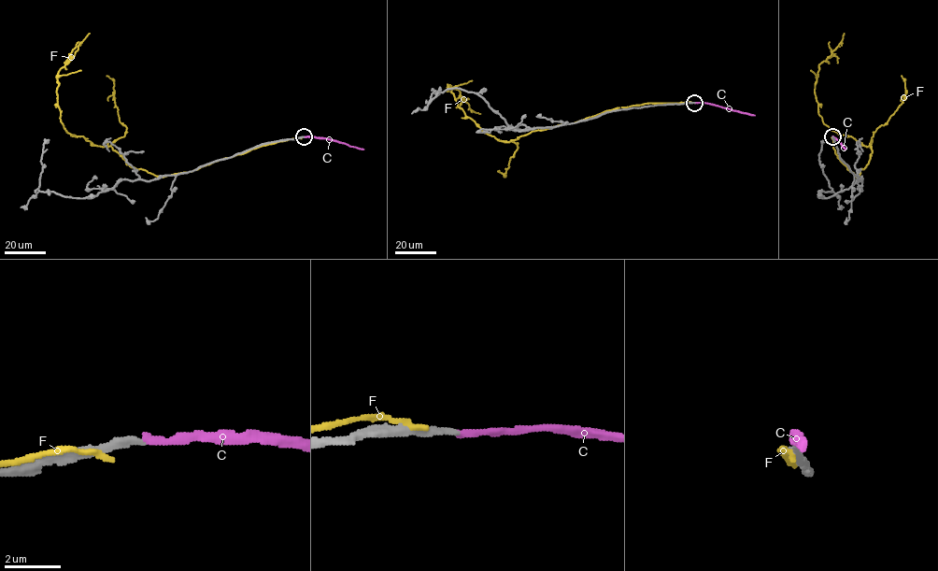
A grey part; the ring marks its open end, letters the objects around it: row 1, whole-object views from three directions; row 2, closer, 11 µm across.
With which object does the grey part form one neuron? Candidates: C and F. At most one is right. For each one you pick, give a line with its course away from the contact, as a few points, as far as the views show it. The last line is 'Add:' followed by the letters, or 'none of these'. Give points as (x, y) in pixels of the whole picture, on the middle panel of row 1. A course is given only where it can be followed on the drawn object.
C: course (694, 103), (714, 104), (755, 115)
Add: C

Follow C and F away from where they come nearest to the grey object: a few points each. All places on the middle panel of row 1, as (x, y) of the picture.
C: (694, 103), (714, 104), (755, 115)
F: (690, 102), (616, 107), (504, 142), (485, 133), (465, 115), (447, 84), (460, 92), (470, 108), (480, 114)

